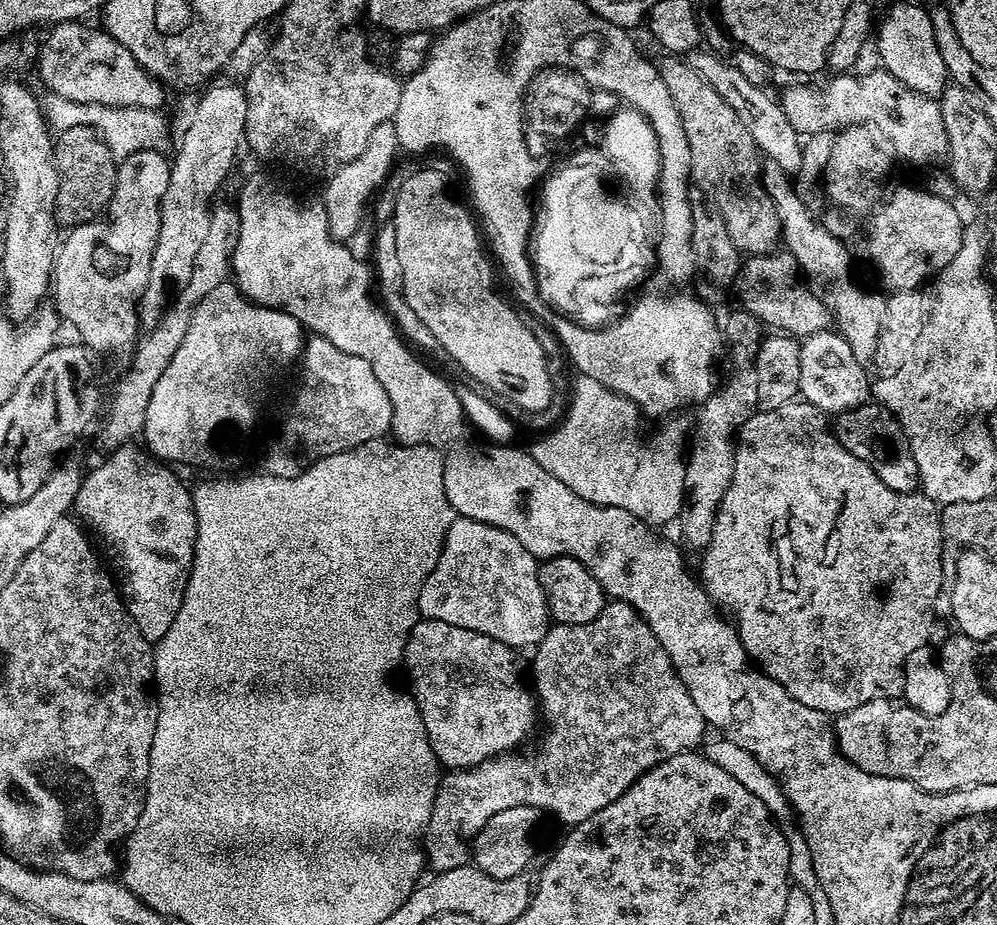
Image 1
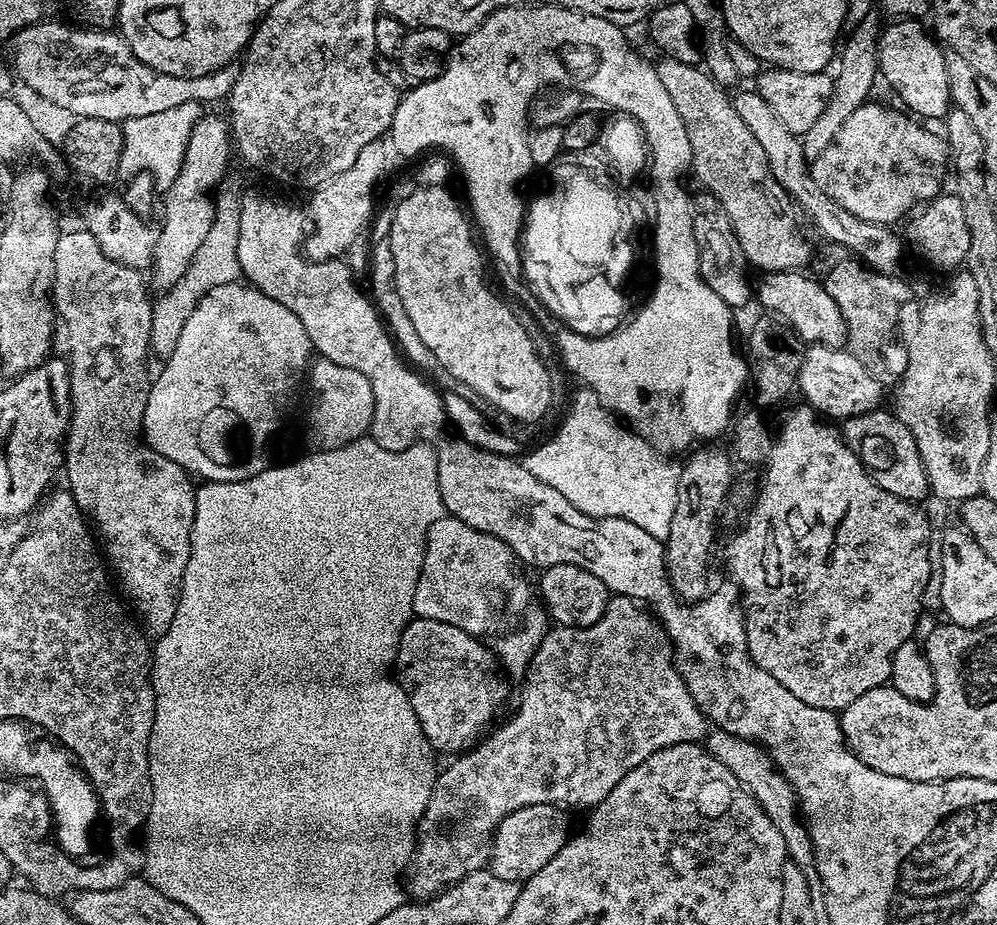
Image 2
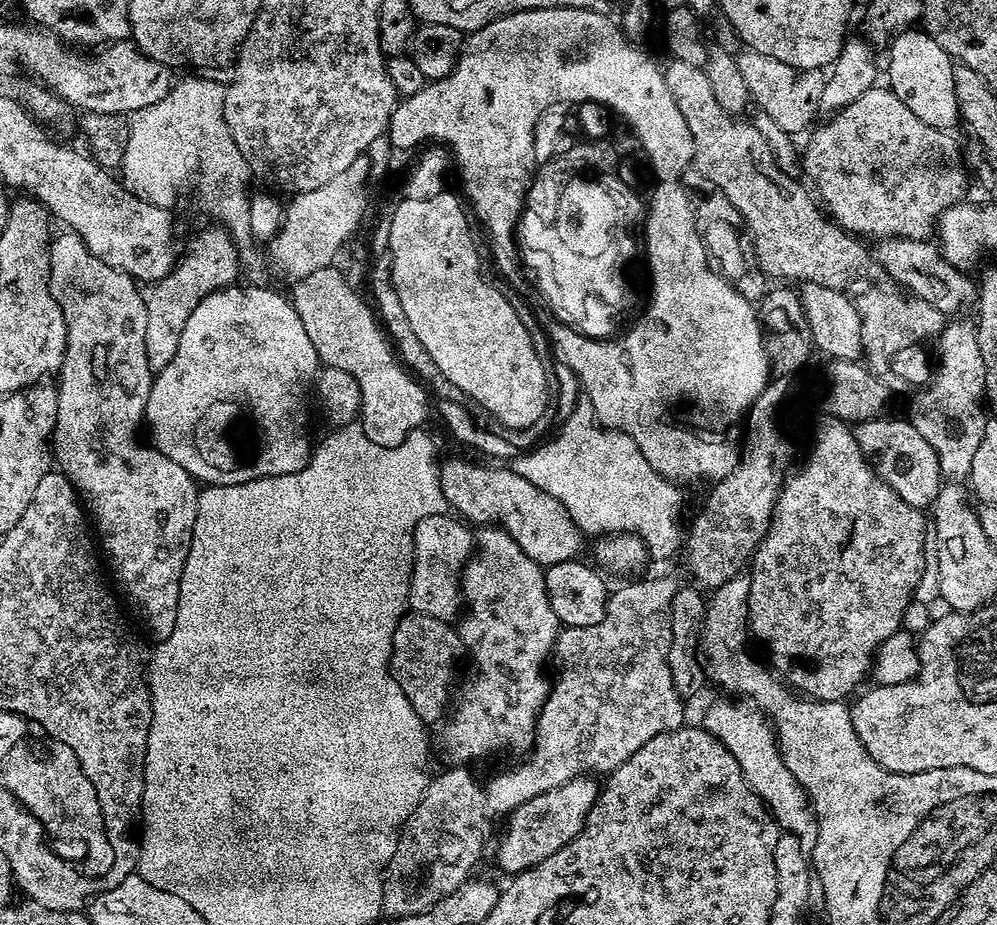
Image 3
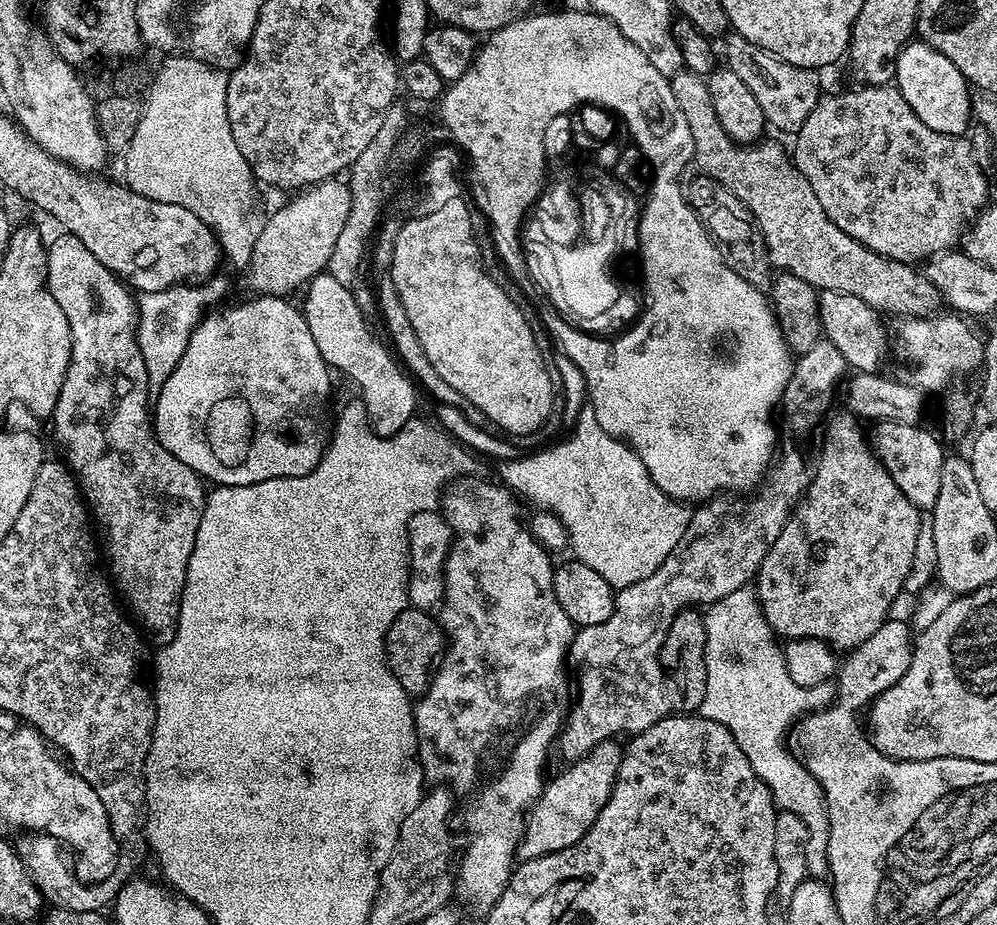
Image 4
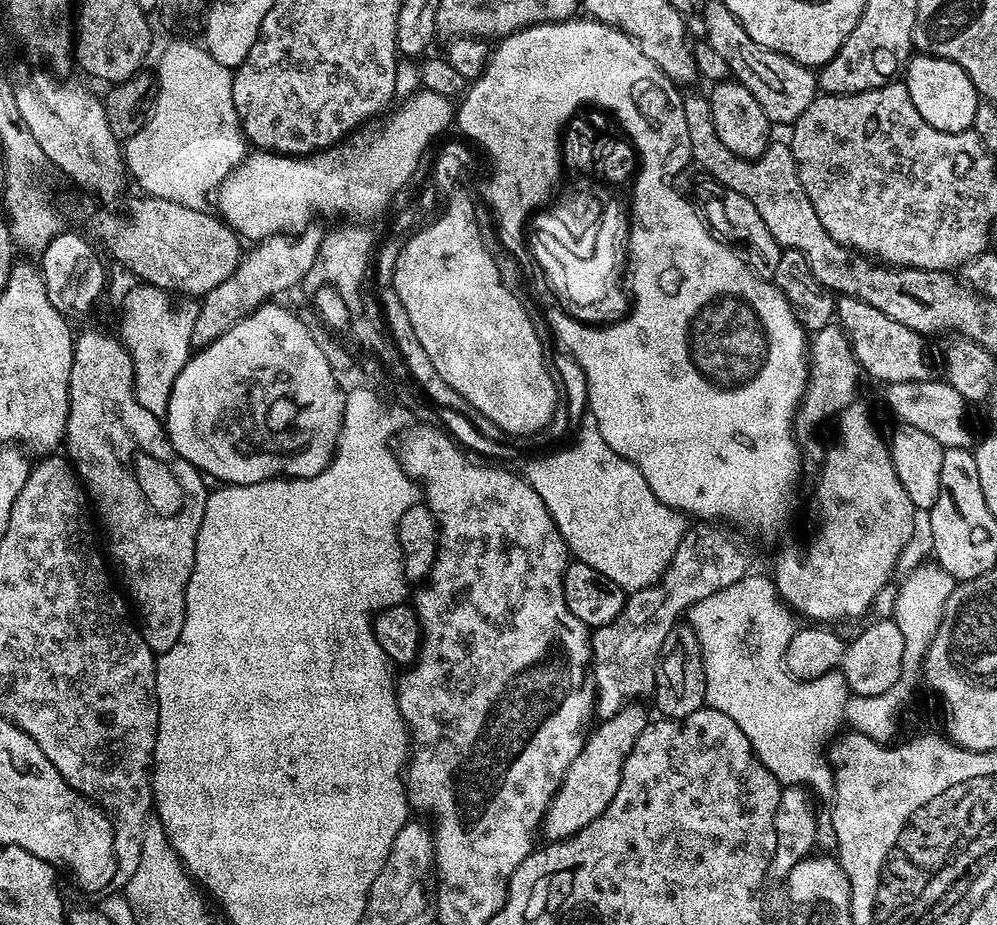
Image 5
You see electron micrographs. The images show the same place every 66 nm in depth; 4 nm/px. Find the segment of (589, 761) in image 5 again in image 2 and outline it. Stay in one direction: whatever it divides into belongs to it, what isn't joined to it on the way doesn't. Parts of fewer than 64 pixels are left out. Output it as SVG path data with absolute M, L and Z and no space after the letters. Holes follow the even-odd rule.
M558 804L522 806L522 810L514 810L514 814L506 814L506 818L502 818L502 822L496 827L496 835L492 837L490 871L498 878L517 882L526 881L534 874L538 874L538 870L542 870L542 866L546 866L546 862L550 862L550 858L554 858L554 854L558 854L562 850L562 846L570 839L567 814L569 815Z

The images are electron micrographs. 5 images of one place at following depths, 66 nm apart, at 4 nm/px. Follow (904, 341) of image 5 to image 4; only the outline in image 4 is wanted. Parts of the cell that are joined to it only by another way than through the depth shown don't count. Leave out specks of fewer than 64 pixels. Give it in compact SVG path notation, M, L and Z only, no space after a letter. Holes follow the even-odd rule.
M820 292L820 327L823 335L842 354L845 365L856 372L880 372L880 363L888 352L888 332L884 329L881 313L871 308L862 298L841 292Z

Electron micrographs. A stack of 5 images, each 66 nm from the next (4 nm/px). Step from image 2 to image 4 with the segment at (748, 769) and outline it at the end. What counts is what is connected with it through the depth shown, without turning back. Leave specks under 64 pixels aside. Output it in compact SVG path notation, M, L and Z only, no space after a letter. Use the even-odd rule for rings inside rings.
M753 587L739 588L726 598L716 600L703 613L706 626L706 695L699 715L726 726L734 734L754 772L766 782L777 807L785 812L798 814L808 828L806 864L811 879L825 881L829 866L830 822L825 792L816 776L801 764L799 757L786 746L786 730L791 731L797 722L810 712L823 711L835 701L836 688L831 681L816 686L802 687L794 683L785 665L784 651L779 637L770 627L760 608L759 597Z

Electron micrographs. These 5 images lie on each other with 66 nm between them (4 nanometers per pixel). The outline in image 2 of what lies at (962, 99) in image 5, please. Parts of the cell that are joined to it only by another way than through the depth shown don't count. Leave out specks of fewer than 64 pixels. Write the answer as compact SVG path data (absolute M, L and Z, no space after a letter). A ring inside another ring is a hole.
M904 18L899 22L892 22L889 28L887 25L879 41L878 60L882 65L883 75L884 72L888 75L893 90L900 95L901 102L905 104L903 107L917 117L925 116L920 118L928 121L936 120L939 116L947 117L953 98L952 87L948 81L945 49L933 39L929 29L927 32L920 23L916 18Z

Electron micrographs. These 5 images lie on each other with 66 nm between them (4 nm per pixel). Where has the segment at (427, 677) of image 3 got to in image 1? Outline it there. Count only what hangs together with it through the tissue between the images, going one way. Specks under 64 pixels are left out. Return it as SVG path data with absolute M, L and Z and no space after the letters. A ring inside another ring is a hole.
M421 619L412 628L412 632L408 636L406 650L404 651L404 664L406 665L406 672L408 668L408 680L412 683L410 691L416 700L418 710L422 714L422 722L426 726L426 734L430 738L430 746L434 750L436 759L440 761L445 769L467 770L469 768L477 768L488 760L503 757L505 754L516 750L516 747L531 734L536 720L538 724L538 701L533 689L530 687L529 681L526 679L525 669L524 672L520 669L520 660L516 656L519 656L517 649L510 645L504 645L494 638L487 637L486 634L476 633L470 629L463 629L461 626L452 626L447 622Z

